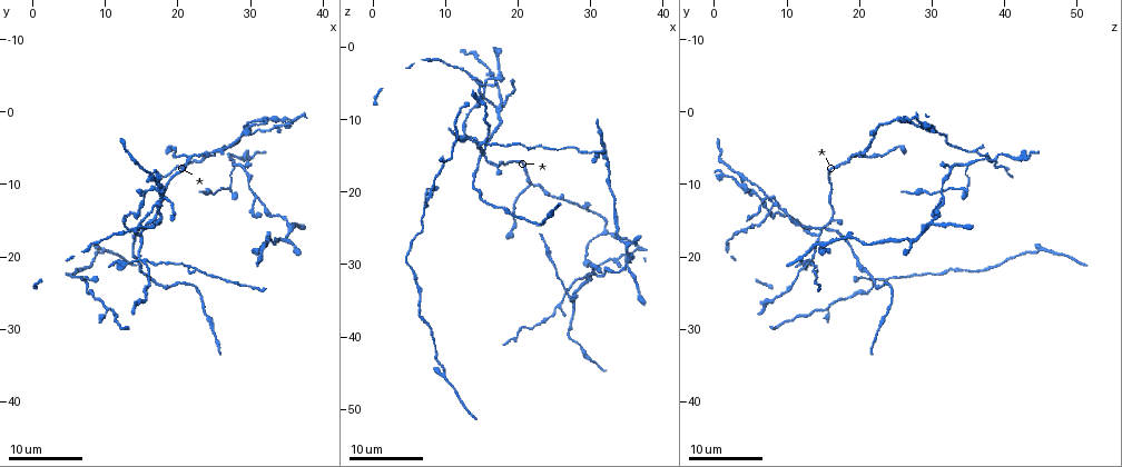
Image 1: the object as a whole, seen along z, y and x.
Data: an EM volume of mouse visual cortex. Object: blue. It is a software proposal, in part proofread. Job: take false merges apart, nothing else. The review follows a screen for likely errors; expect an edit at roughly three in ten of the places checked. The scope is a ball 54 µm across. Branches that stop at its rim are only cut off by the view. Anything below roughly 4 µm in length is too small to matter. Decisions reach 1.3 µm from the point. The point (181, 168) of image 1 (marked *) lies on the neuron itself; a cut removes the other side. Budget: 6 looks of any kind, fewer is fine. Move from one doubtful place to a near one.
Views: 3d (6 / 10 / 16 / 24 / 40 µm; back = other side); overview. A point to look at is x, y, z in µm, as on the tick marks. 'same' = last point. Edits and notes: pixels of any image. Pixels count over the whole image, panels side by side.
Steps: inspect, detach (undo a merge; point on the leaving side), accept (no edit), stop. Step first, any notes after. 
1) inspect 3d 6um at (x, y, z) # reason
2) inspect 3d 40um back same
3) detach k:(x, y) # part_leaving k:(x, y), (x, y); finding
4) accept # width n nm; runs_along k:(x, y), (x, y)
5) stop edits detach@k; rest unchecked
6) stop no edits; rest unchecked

inspect 3d 16um at (28.5, 3.5, 22.0) # calibre changes

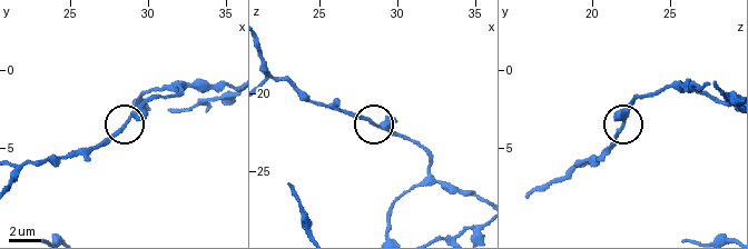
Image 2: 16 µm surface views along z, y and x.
inspect 3d 10um at (28.4, 3.6, 22.0)

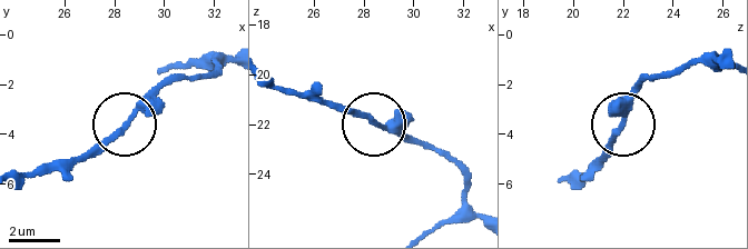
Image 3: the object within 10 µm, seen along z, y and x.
accept # runs_along 3:(566, 185), (607, 150), (640, 78); all the same neuron

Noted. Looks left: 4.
inspect 3d 24um at (25.5, 5.5, 36.0) # arms part here

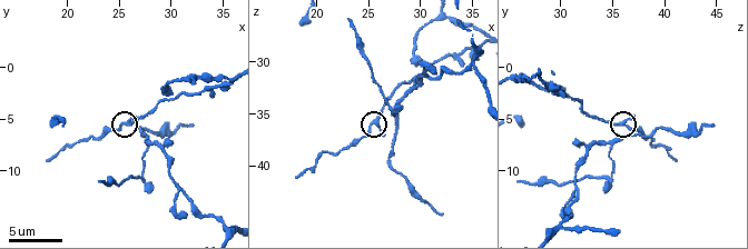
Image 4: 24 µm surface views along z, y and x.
inspect 3d 6um at (25.8, 5.4, 35.8)

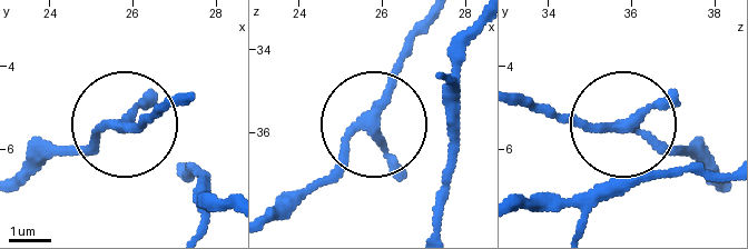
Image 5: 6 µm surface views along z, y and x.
accept # runs_along 5:(434, 19), (381, 115), (278, 218); all the same neuron

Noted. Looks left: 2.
inspect 3d 16um at (15.0, 20.5, 13.0) # looks like a crossing

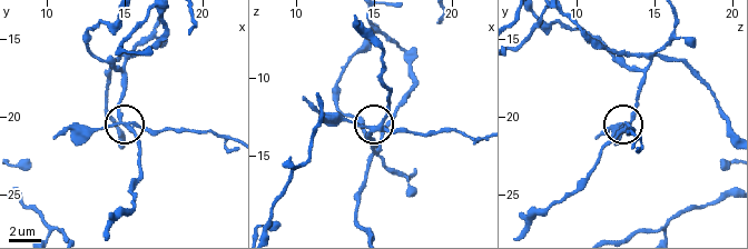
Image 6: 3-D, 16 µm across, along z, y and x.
inspect 3d 6um at (15.0, 20.6, 13.4) # zoom in

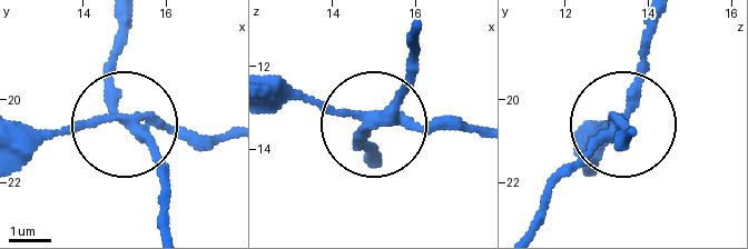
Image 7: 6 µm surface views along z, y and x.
detach 7:(189, 138) # width 240 nm; part_leaving 7:(137, 113), (187, 135), (229, 135); a second neuron is stuck on

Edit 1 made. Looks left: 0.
stop edits detach@7; rest unchecked

